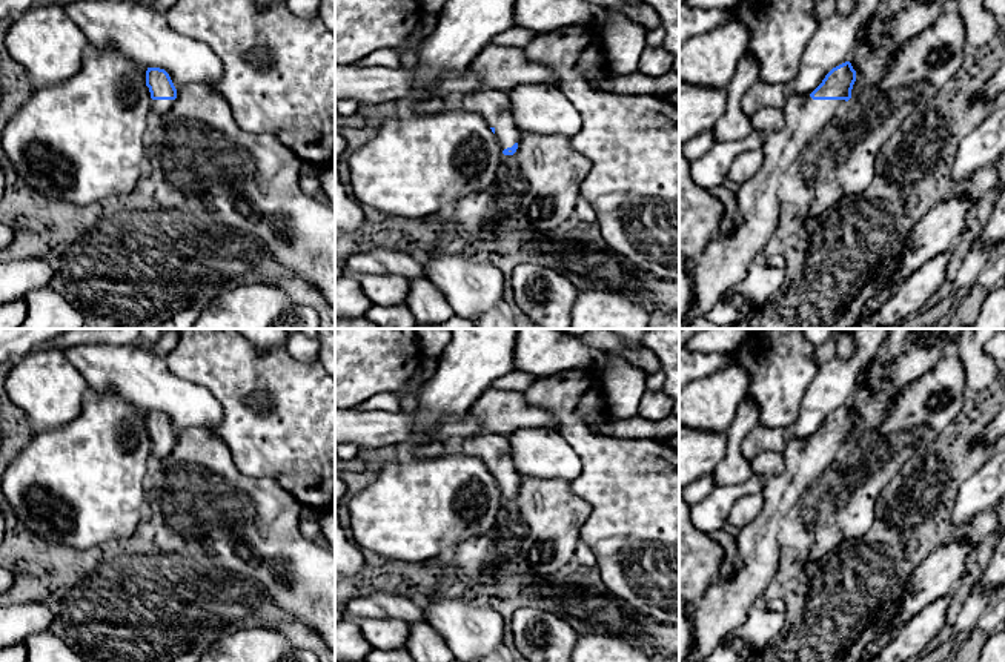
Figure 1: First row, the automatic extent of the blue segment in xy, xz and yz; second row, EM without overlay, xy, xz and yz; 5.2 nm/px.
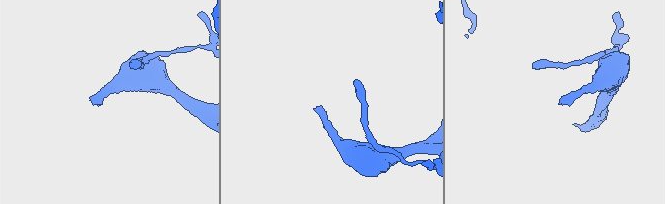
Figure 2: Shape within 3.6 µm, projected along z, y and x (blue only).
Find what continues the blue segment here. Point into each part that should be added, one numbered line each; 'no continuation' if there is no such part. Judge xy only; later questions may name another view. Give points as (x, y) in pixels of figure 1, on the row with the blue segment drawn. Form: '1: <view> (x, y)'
1: xy (160, 106)

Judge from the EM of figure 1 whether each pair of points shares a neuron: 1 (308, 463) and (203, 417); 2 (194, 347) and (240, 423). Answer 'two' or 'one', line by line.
1: two
2: one

